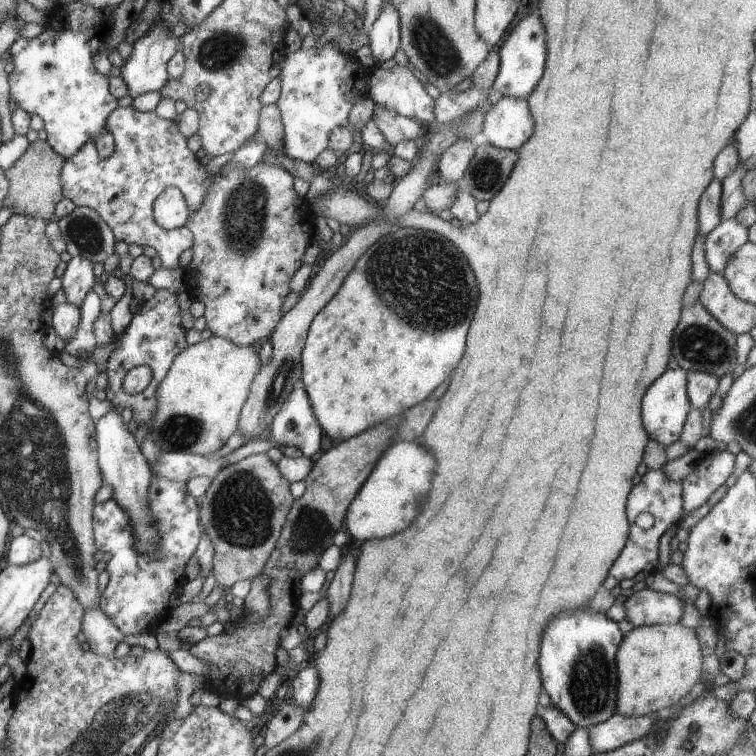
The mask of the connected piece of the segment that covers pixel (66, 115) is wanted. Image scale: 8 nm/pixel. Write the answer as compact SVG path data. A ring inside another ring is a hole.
M62 1L47 14L45 30L41 34L29 39L17 38L8 48L13 63L13 69L7 75L9 98L17 104L17 108L25 110L29 115L37 114L42 119L47 144L64 159L73 156L89 140L93 142L101 160L113 152L113 138L105 130L105 118L117 107L117 99L109 92L108 77L95 70L91 59L105 35L112 30L111 11L111 8L100 11L99 8L81 2L66 4Z

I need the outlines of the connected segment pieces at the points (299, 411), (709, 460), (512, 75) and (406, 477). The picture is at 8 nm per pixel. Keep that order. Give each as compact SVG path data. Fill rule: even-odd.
M297 386L281 403L269 427L269 440L278 446L298 448L310 457L319 450L322 428L309 406L303 386Z
M725 450L704 455L704 458L693 464L689 474L681 480L683 516L699 508L725 482L733 472L734 460L735 455Z
M529 14L523 20L519 20L502 43L498 53L498 73L489 91L496 99L505 96L526 99L529 92L535 88L535 84L541 78L541 72L545 68L545 34L543 34L543 26L541 26L539 18Z
M413 440L391 443L377 459L373 470L359 488L344 516L344 531L357 540L381 538L403 530L419 512L429 480L433 474L433 458Z

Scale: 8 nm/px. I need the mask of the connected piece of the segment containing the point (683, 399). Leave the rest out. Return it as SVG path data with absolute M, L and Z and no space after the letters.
M681 368L666 370L645 392L641 400L641 418L648 437L664 447L673 444L680 437L690 404L686 389L687 373Z

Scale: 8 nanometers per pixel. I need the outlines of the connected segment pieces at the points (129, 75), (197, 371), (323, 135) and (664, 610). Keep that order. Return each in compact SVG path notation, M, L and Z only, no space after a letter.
M159 18L152 27L141 37L132 43L130 55L123 60L120 66L120 77L125 81L128 95L135 98L140 94L157 91L166 83L167 61L175 54L181 51L181 40L179 34L173 33L173 28L165 20Z
M211 335L193 345L187 345L169 365L165 376L156 390L157 408L149 422L145 438L165 452L185 452L207 455L222 450L225 441L237 429L241 407L249 394L249 387L261 364L256 352L257 346L237 346L226 338Z
M331 41L325 42L321 50L315 50L314 46L303 50L300 48L291 53L285 53L281 58L280 71L281 90L276 104L279 110L281 124L283 127L283 139L281 140L281 152L293 160L300 160L307 164L312 164L317 158L317 154L327 146L329 132L337 126L345 126L352 131L353 126L347 122L347 114L351 106L368 94L367 79L370 70L366 69L353 55L343 54L335 50Z
M645 587L625 599L625 620L631 626L675 624L683 614L683 600Z

